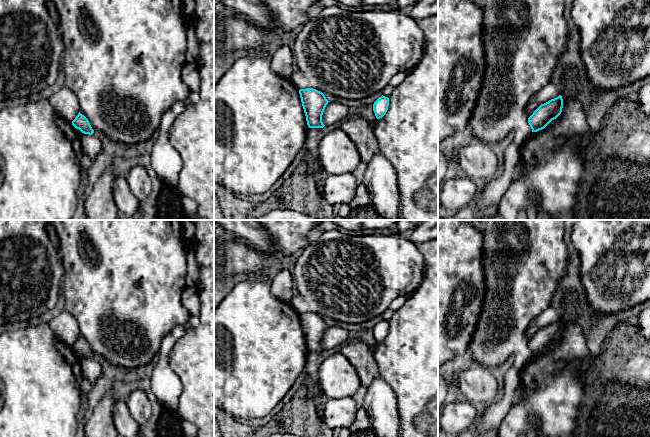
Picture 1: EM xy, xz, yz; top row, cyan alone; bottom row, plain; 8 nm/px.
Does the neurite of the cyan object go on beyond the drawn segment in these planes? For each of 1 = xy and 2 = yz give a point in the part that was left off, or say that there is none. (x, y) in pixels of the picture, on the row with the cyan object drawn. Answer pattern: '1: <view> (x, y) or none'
1: none
2: none

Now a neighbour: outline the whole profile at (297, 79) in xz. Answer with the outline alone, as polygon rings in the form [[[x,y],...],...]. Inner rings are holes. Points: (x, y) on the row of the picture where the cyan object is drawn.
[[[294,71],[289,79],[299,90],[311,87],[309,81],[298,71]]]

